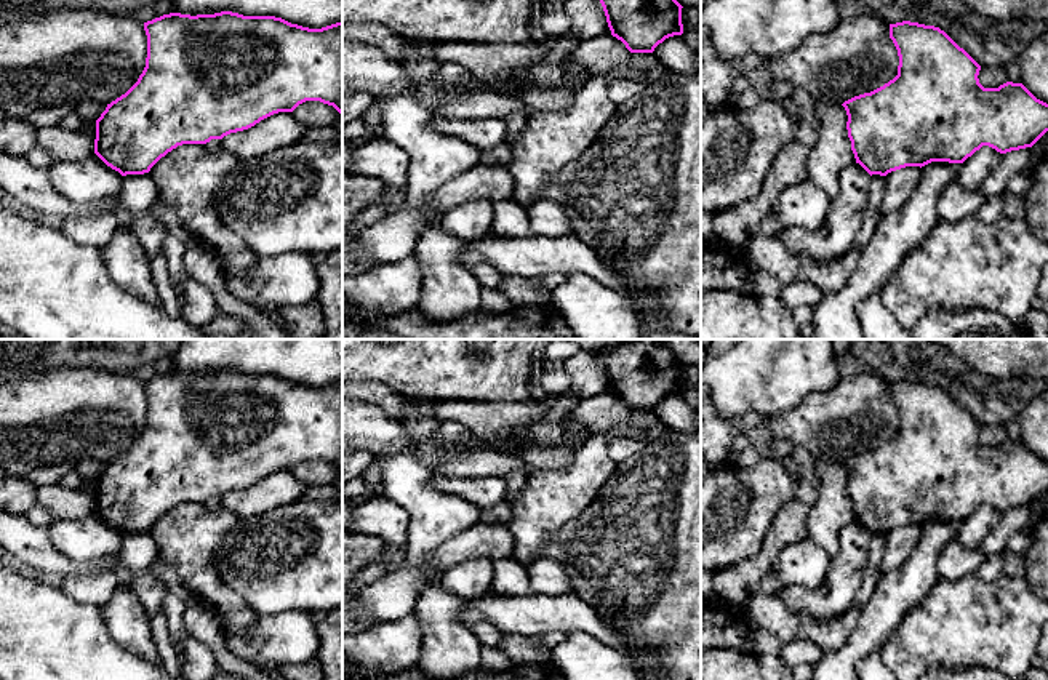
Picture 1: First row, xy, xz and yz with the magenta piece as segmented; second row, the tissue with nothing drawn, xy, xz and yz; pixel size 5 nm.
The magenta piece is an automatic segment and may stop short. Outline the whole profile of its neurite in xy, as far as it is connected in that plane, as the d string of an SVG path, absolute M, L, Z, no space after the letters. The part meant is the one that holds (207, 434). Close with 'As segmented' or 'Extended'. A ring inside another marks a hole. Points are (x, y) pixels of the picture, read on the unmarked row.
M170 371L144 381L144 389L147 416L142 432L96 478L94 512L122 534L149 531L178 504L222 498L274 472L293 470L306 459L333 464L342 474L342 381L309 387L275 374Z. As segmented

